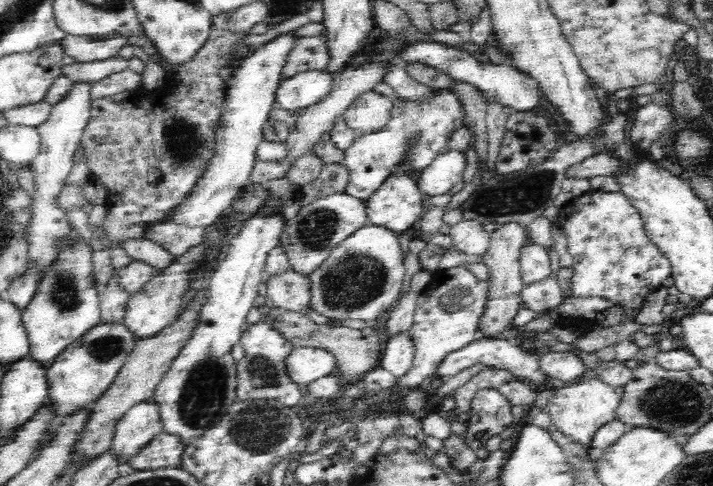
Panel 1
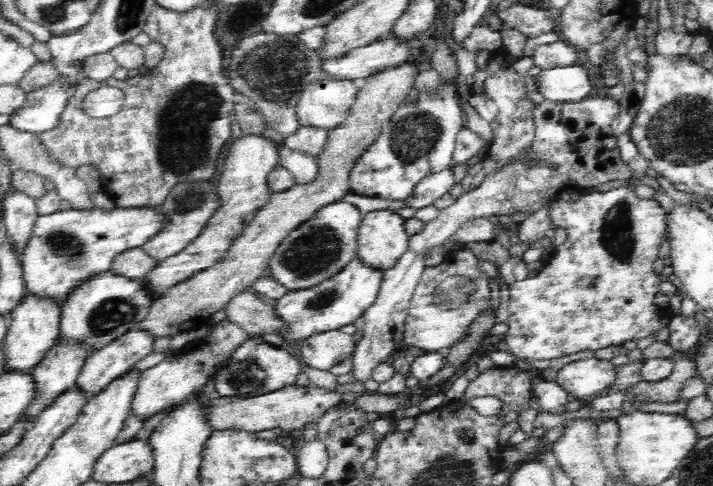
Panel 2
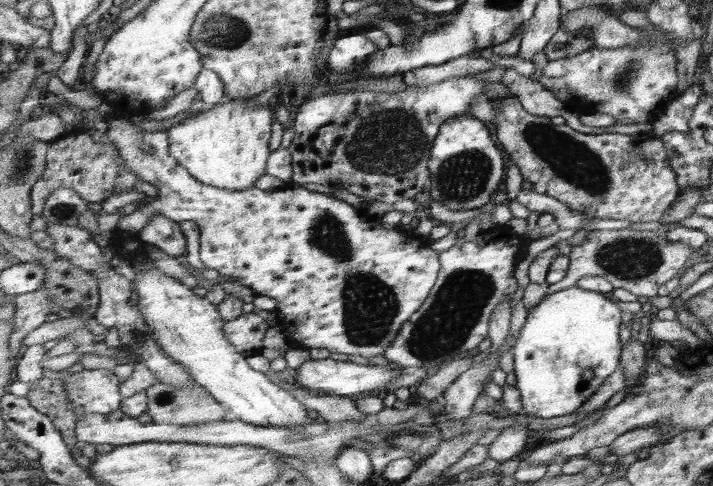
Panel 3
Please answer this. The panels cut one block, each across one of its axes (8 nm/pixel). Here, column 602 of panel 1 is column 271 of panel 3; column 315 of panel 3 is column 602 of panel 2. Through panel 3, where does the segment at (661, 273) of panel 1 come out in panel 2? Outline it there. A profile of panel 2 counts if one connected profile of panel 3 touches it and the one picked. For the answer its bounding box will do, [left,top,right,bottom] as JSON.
[504,184,664,363]

